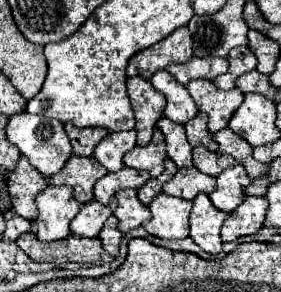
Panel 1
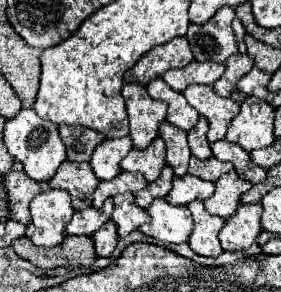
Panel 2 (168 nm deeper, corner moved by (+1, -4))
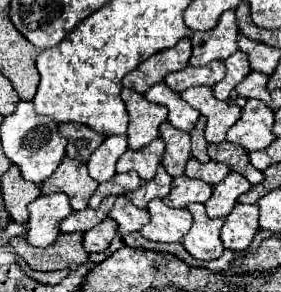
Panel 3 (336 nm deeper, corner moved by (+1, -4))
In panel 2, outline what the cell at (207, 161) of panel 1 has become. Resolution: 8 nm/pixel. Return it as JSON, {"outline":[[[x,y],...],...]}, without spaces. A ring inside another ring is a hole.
{"outline":[[[191,157],[191,161],[189,161],[189,175],[195,175],[195,177],[199,177],[199,179],[205,179],[205,181],[211,181],[211,183],[215,183],[223,173],[227,173],[227,171],[231,171],[233,169],[233,165],[229,163],[229,161],[219,161],[219,159],[215,159],[215,157],[211,157],[211,159],[207,159],[207,161],[201,161],[201,159],[195,159],[195,157]]]}

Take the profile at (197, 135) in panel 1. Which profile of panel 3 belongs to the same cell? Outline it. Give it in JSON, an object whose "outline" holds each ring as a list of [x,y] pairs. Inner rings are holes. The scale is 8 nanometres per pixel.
{"outline":[[[201,115],[199,121],[197,121],[197,125],[195,125],[195,129],[191,131],[191,143],[193,143],[191,153],[193,153],[193,157],[195,157],[197,161],[207,163],[207,161],[211,161],[211,159],[209,159],[209,155],[207,155],[207,145],[209,145],[209,143],[205,141],[203,129],[205,129],[205,117]]]}

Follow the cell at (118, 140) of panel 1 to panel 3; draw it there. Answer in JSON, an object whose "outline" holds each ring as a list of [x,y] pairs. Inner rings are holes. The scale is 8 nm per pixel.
{"outline":[[[117,135],[117,137],[107,137],[91,155],[87,167],[89,167],[89,175],[103,183],[109,181],[115,175],[115,163],[117,159],[127,151],[127,137],[125,135]]]}

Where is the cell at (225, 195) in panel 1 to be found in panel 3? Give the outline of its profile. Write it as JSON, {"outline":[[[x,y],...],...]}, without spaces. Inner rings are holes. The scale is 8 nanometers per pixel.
{"outline":[[[231,171],[221,183],[217,183],[213,187],[213,195],[205,203],[207,215],[209,217],[227,217],[233,211],[233,207],[237,205],[237,197],[249,189],[251,189],[251,183],[243,175]]]}

